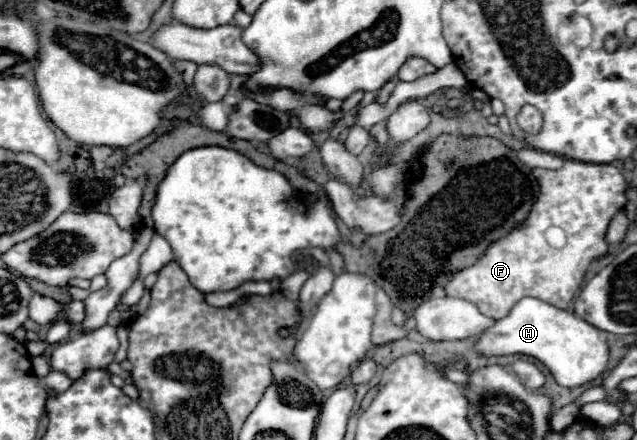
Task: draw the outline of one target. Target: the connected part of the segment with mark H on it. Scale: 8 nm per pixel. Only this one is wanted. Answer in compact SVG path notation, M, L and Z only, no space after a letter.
M523 298L501 320L497 320L477 342L477 352L485 356L527 354L541 360L553 374L559 386L577 388L599 378L609 364L609 344L605 334L573 312L555 308L539 298Z

